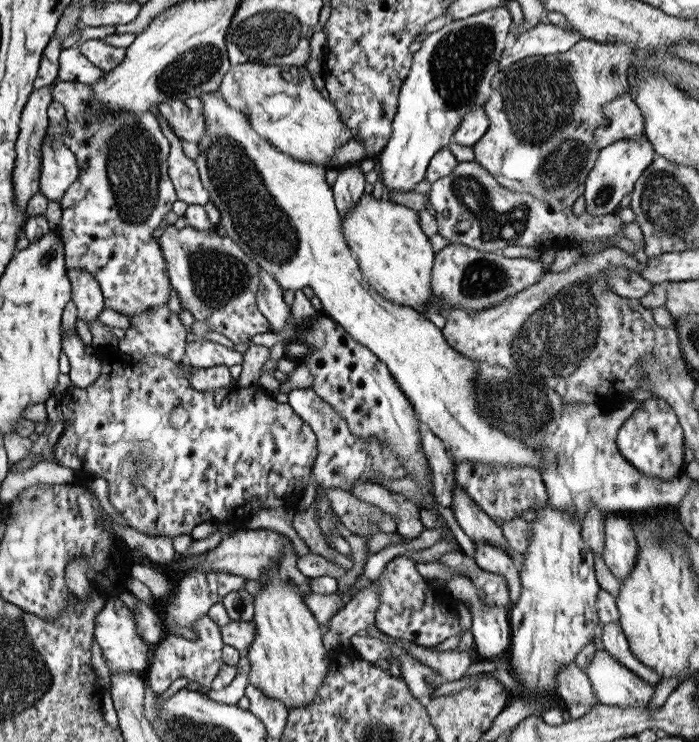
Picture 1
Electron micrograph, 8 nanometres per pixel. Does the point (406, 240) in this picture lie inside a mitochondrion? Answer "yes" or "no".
no

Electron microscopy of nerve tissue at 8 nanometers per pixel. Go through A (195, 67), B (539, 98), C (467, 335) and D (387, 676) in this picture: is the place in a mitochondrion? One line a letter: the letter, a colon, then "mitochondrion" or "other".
A: mitochondrion
B: mitochondrion
C: other
D: other

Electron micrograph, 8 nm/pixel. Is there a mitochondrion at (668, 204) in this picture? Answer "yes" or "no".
yes

